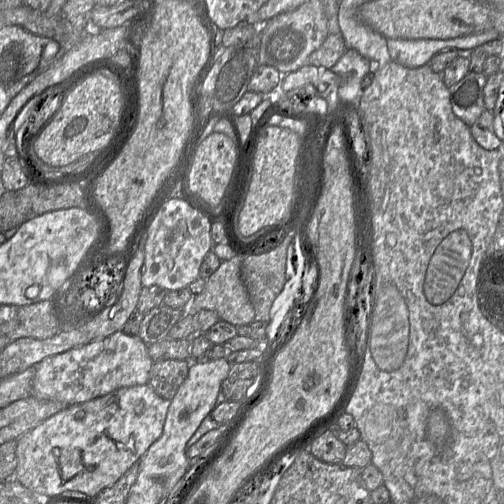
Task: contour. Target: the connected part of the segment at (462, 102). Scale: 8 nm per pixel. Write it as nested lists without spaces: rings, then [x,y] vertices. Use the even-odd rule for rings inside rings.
[[[469,72],[449,88],[452,110],[468,126],[474,124],[486,110],[484,87],[487,77],[485,73]]]

